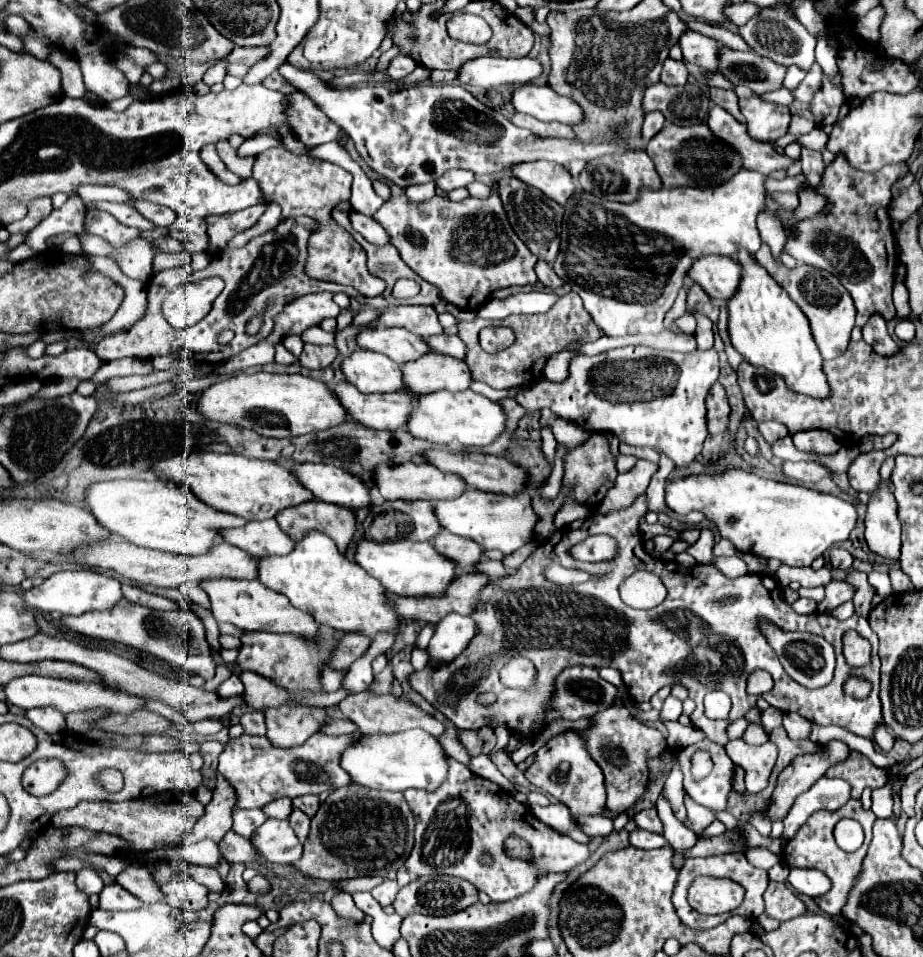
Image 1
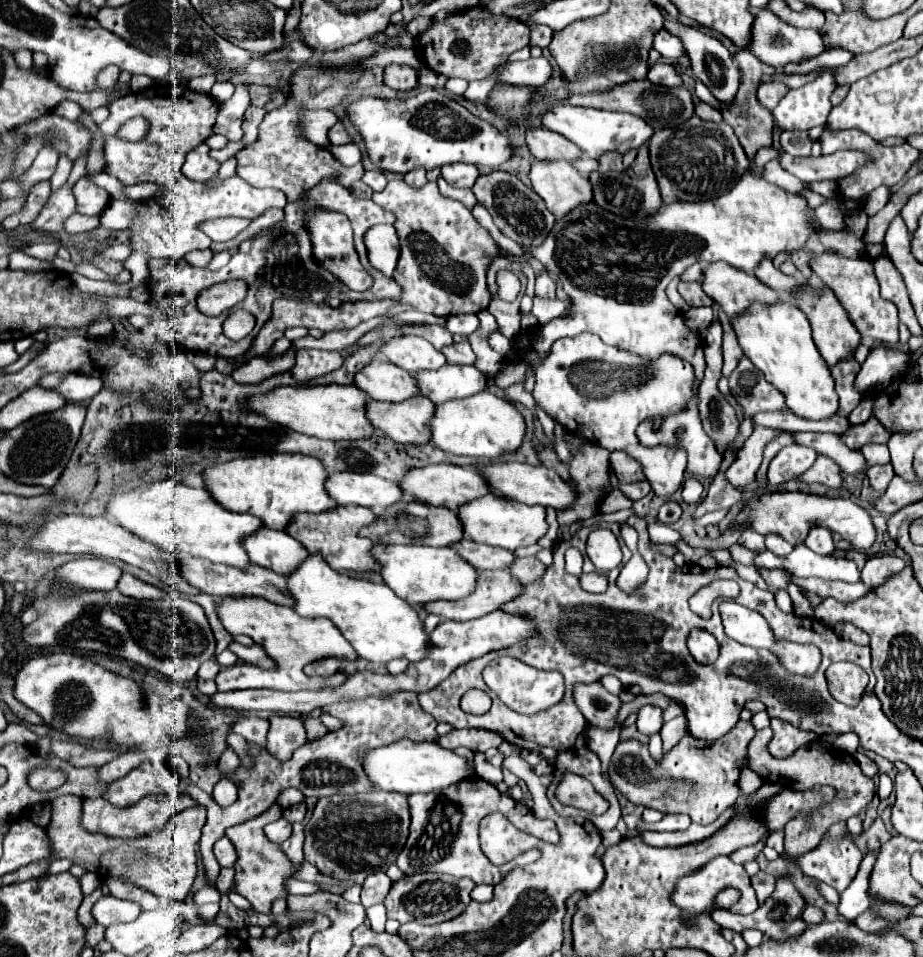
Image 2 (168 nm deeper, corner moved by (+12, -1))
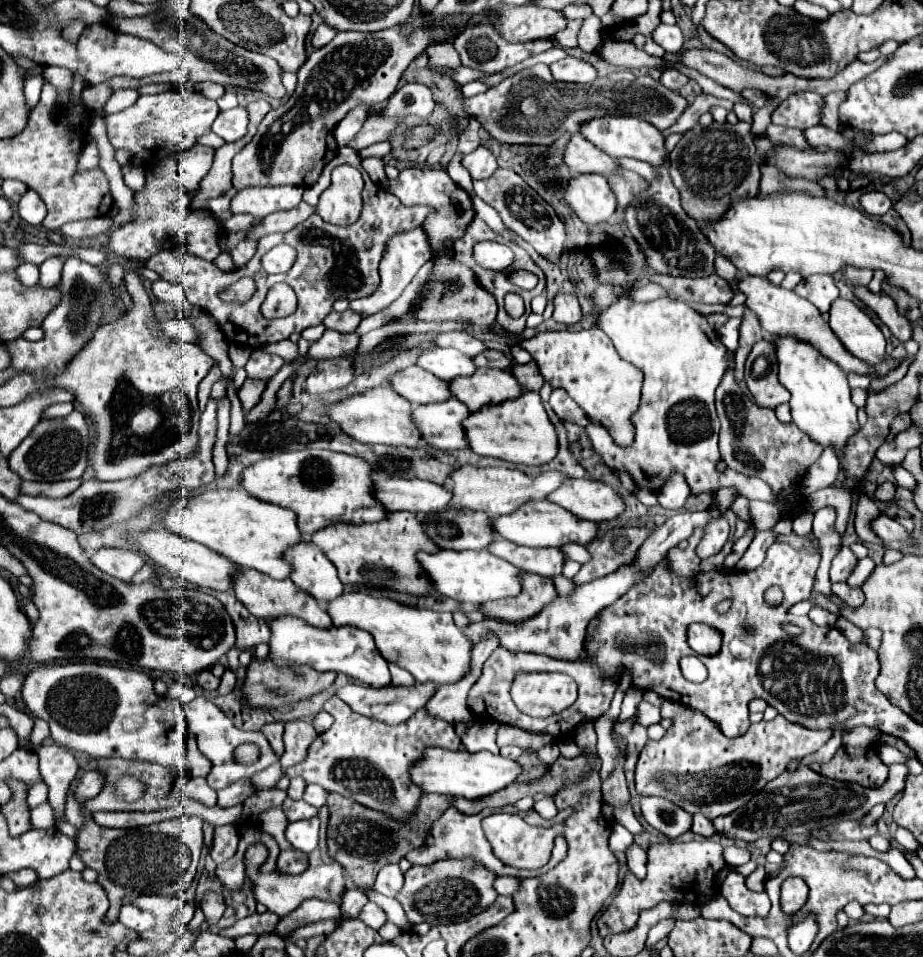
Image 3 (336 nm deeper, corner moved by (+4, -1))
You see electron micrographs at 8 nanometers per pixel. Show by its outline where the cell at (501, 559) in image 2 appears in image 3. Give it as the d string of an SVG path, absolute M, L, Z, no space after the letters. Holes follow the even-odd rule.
M496 536L496 544L492 544L492 548L488 550L508 560L510 564L516 564L522 570L522 592L524 592L524 574L530 572L540 576L558 576L562 574L562 566L566 560L562 548L528 548L504 540L502 536Z

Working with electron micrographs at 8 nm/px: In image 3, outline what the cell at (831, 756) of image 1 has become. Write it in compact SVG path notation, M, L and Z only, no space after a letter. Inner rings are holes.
M698 840L698 842L664 842L654 844L648 850L648 874L644 880L634 878L632 872L626 874L624 884L610 906L598 918L598 932L600 936L628 932L636 926L638 916L642 910L654 908L658 902L690 902L690 904L704 904L712 896L716 896L714 880L716 872L724 868L722 858L723 847L714 840Z

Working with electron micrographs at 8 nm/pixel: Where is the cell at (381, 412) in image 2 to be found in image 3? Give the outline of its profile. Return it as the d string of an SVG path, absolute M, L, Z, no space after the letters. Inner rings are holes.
M446 400L444 404L414 406L416 426L424 432L424 440L440 450L462 450L468 448L464 420L470 410L460 400Z

